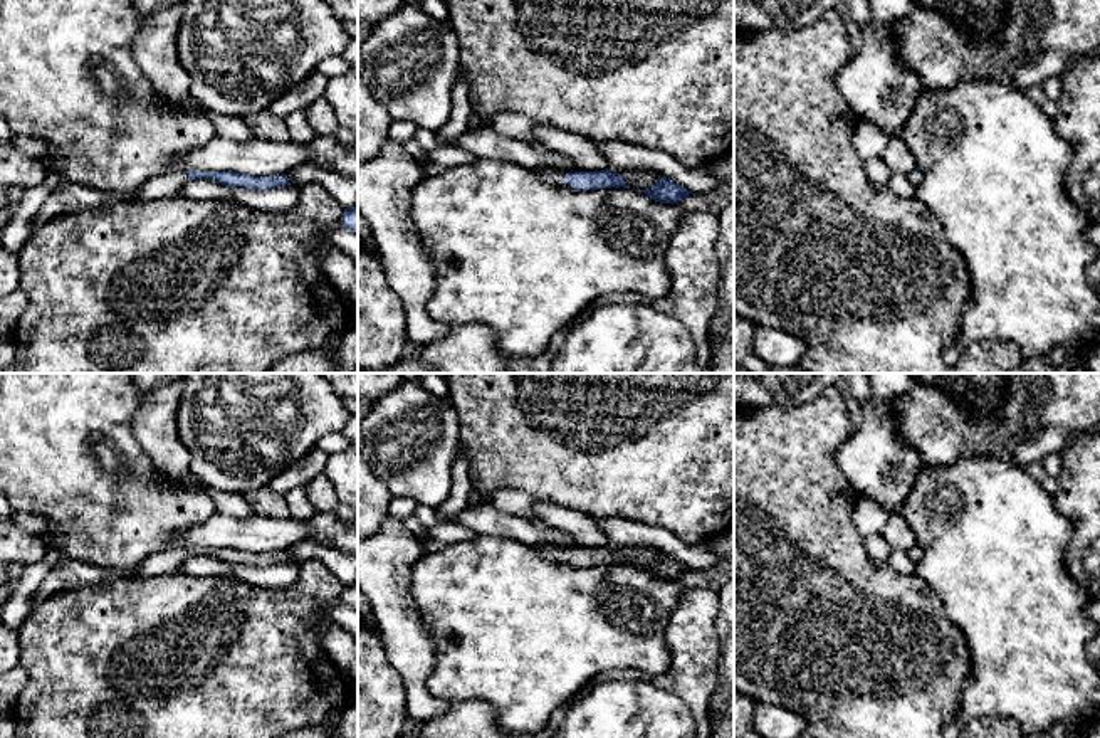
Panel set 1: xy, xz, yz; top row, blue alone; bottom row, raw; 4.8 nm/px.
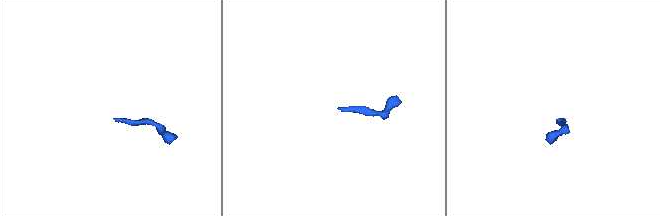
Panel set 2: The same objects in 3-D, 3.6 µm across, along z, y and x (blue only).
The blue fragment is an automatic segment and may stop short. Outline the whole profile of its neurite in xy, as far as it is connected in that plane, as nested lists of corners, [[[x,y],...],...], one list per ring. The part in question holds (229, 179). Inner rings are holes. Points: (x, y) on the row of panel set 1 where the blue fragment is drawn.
[[[168,170],[163,175],[153,177],[141,185],[138,190],[138,197],[141,200],[158,200],[178,195],[180,188],[190,180],[208,178],[218,182],[225,187],[242,187],[242,188],[255,188],[267,190],[274,187],[289,185],[287,175],[274,175],[274,177],[254,177],[245,173],[233,171],[171,171]]]

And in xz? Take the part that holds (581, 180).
[[[531,170],[531,171],[537,173],[546,183],[566,185],[574,190],[598,190],[611,187],[630,188],[620,173],[611,173],[608,170],[576,171],[576,173],[558,173],[547,170]]]

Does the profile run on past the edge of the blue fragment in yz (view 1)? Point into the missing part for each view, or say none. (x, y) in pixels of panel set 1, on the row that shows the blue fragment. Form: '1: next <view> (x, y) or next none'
1: next yz (916, 179)

